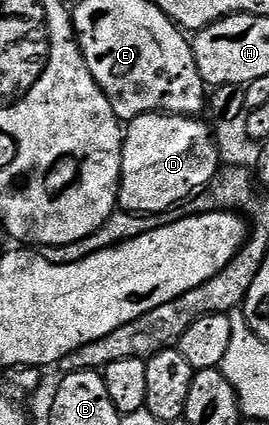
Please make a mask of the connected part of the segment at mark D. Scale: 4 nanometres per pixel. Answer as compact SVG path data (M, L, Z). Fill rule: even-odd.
M156 113L126 124L121 157L118 206L140 215L158 215L178 208L210 183L221 166L212 128L190 115Z

